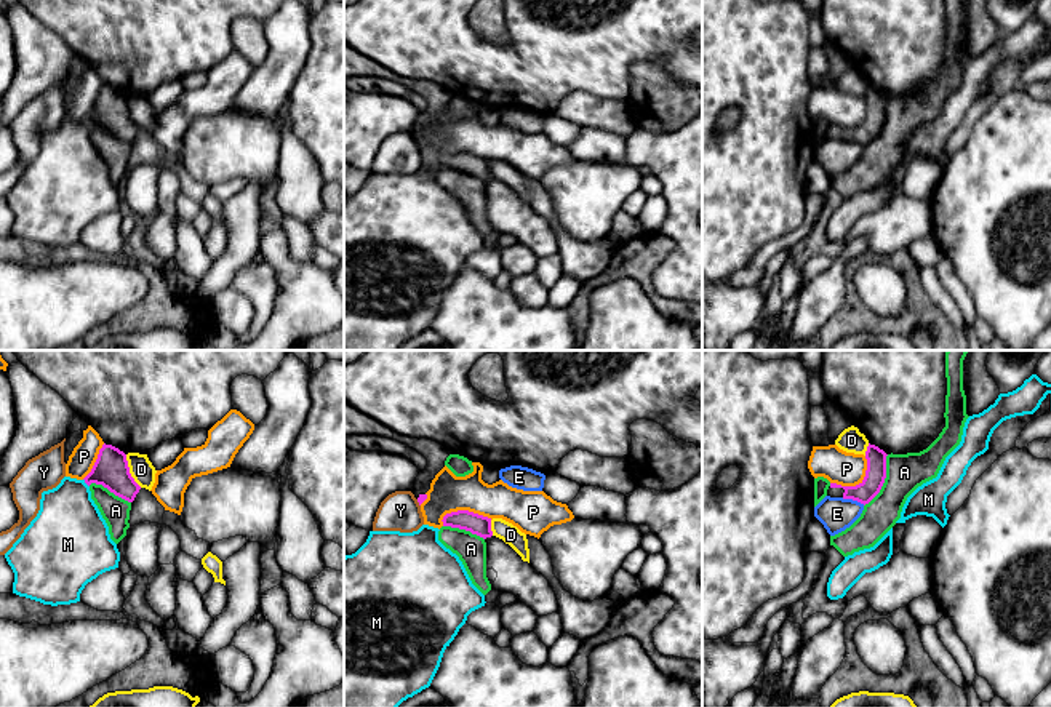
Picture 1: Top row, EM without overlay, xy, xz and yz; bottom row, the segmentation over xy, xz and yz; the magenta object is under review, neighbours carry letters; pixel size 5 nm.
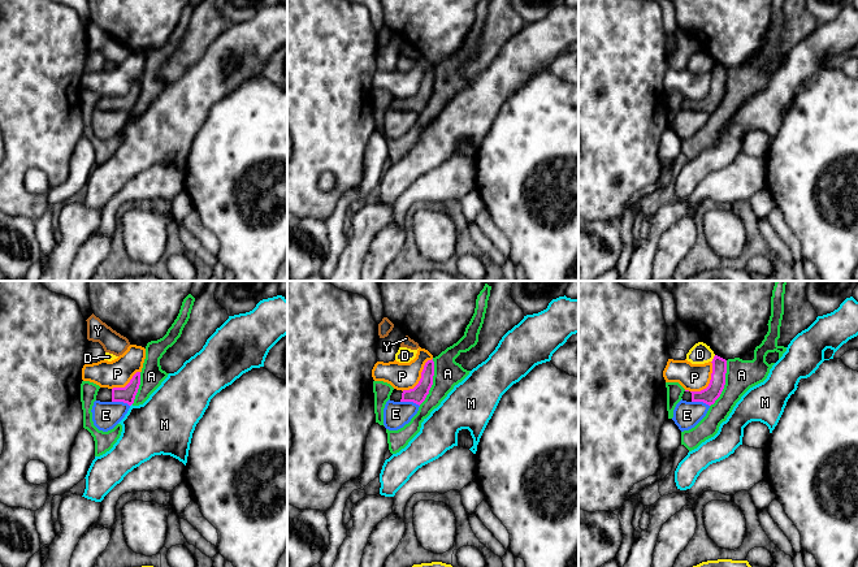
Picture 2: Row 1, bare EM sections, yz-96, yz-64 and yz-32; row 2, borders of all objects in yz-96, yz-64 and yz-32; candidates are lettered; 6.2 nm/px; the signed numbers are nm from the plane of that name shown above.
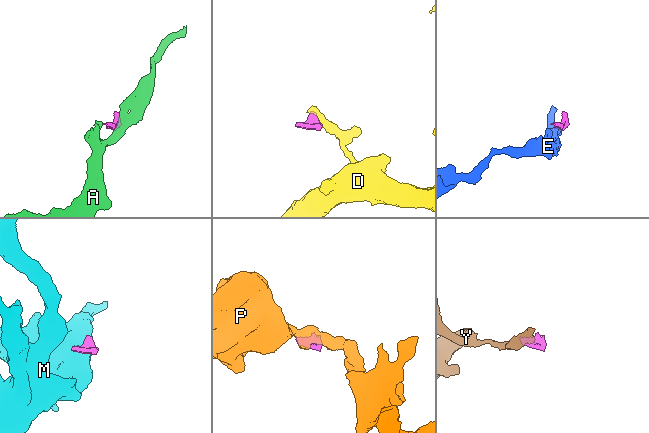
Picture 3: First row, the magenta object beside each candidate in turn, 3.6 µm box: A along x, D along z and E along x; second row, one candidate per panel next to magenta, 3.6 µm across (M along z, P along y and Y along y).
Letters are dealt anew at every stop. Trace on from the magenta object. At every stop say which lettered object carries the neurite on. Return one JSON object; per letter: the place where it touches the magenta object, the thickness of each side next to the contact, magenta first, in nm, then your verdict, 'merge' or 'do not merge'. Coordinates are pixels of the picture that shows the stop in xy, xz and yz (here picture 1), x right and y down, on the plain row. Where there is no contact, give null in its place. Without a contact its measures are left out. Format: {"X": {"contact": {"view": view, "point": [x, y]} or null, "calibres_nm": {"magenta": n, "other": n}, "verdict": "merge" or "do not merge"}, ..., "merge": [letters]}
{"A": {"contact": {"view": "yz", "point": [883, 122]}, "calibres_nm": {"magenta": 110, "other": 190}, "verdict": "do not merge"}, "D": {"contact": {"view": "xy", "point": [128, 112]}, "calibres_nm": {"magenta": 180, "other": 120}, "verdict": "do not merge"}, "E": {"contact": {"view": "yz", "point": [853, 141]}, "calibres_nm": {"magenta": 110, "other": 170}, "verdict": "do not merge"}, "M": {"contact": {"view": "xy", "point": [85, 123]}, "calibres_nm": {"magenta": 180, "other": 360}, "verdict": "do not merge"}, "P": {"contact": {"view": "yz", "point": [859, 125]}, "calibres_nm": {"magenta": 110, "other": 170}, "verdict": "do not merge"}, "Y": {"contact": {"view": "xz", "point": [418, 143]}, "calibres_nm": {"magenta": 40, "other": 200}, "verdict": "do not merge"}, "merge": []}

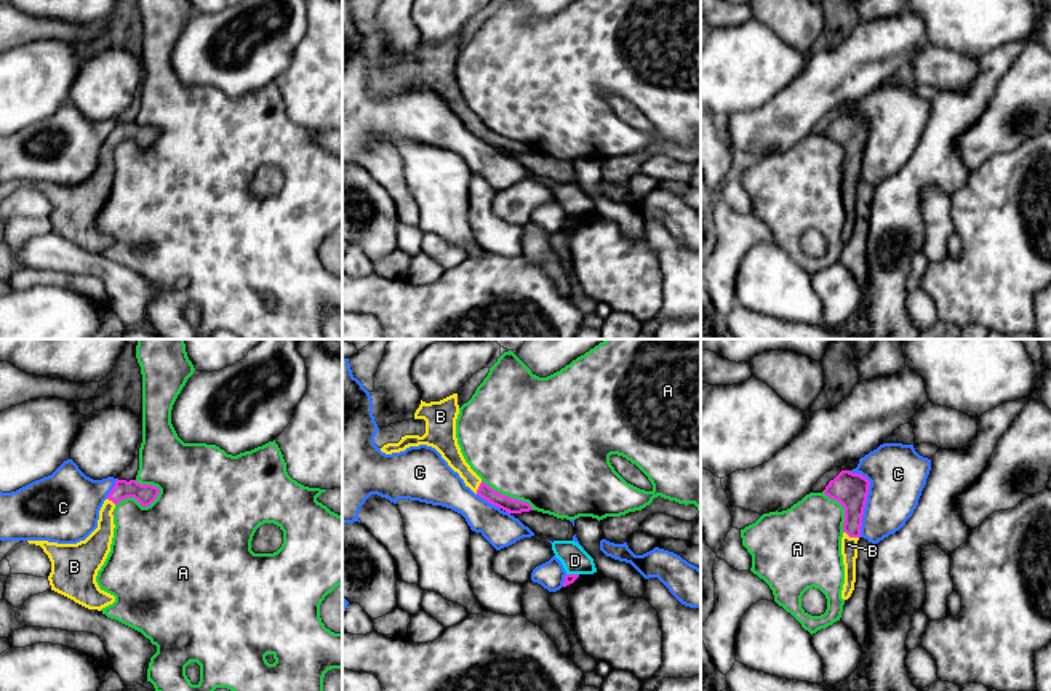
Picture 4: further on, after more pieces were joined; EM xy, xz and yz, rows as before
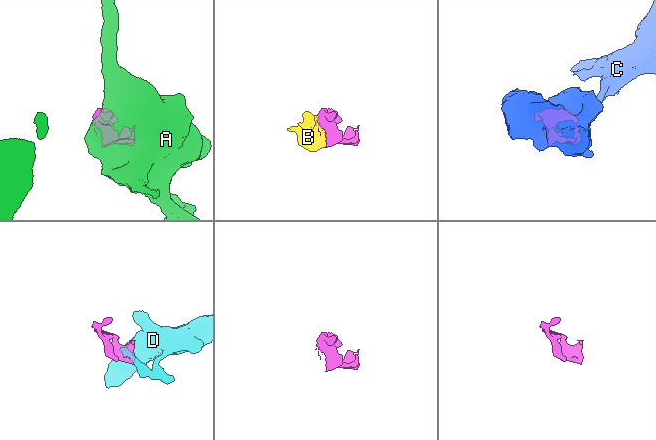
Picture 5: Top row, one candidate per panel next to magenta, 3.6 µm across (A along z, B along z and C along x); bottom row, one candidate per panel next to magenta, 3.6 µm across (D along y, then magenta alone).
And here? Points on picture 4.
{"A": {"contact": {"view": "xy", "point": [139, 144]}, "calibres_nm": {"magenta": 100, "other": 440}, "verdict": "do not merge"}, "B": {"contact": {"view": "yz", "point": [851, 178]}, "calibres_nm": {"magenta": 170, "other": 80}, "verdict": "merge"}, "C": {"contact": {"view": "yz", "point": [866, 141]}, "calibres_nm": {"magenta": 170, "other": 300}, "verdict": "do not merge"}, "D": {"contact": {"view": "xz", "point": [573, 216]}, "calibres_nm": {"magenta": 50, "other": 140}, "verdict": "do not merge"}, "merge": ["B"]}

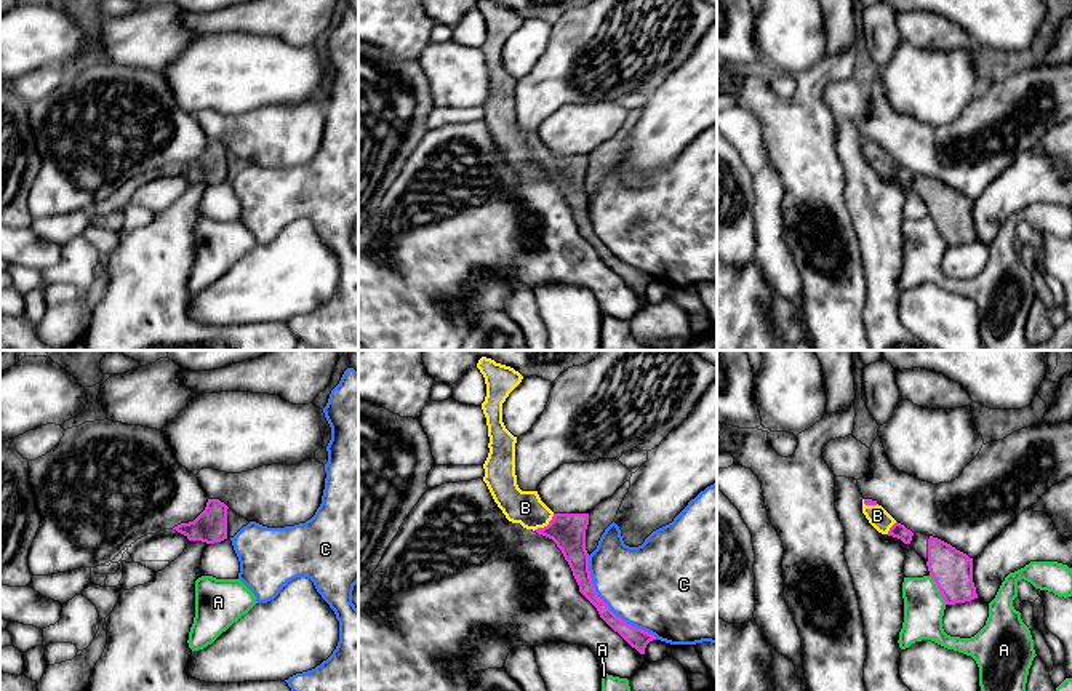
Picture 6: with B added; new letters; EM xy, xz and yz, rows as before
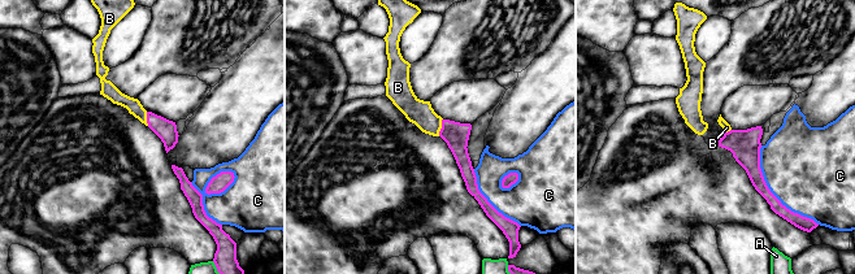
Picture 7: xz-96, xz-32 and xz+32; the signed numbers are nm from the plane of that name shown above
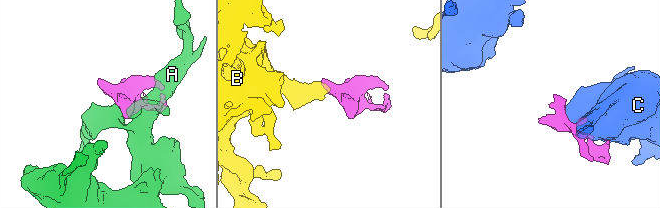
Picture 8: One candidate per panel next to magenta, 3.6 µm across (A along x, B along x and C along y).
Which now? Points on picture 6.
{"A": {"contact": {"view": "yz", "point": [938, 229]}, "calibres_nm": {"magenta": 200, "other": 200}, "verdict": "do not merge"}, "B": {"contact": {"view": "xz", "point": [544, 168]}, "calibres_nm": {"magenta": 180, "other": 170}, "verdict": "merge"}, "C": {"contact": {"view": "xz", "point": [607, 247]}, "calibres_nm": {"magenta": 100, "other": 440}, "verdict": "do not merge"}, "merge": ["B"]}

